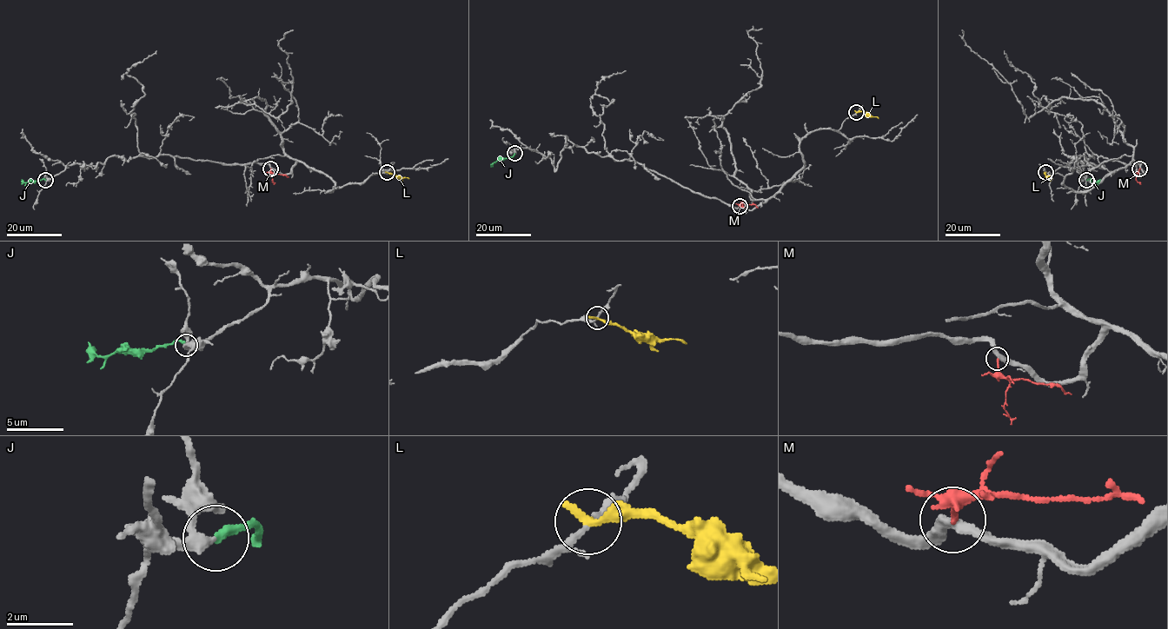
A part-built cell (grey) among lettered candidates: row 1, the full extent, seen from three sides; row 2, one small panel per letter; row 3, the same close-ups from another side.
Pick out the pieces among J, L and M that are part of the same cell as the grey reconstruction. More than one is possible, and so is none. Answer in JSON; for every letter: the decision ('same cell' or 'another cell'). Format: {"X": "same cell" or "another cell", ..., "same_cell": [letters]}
{"J": "same cell", "L": "another cell", "M": "another cell", "same_cell": ["J"]}

